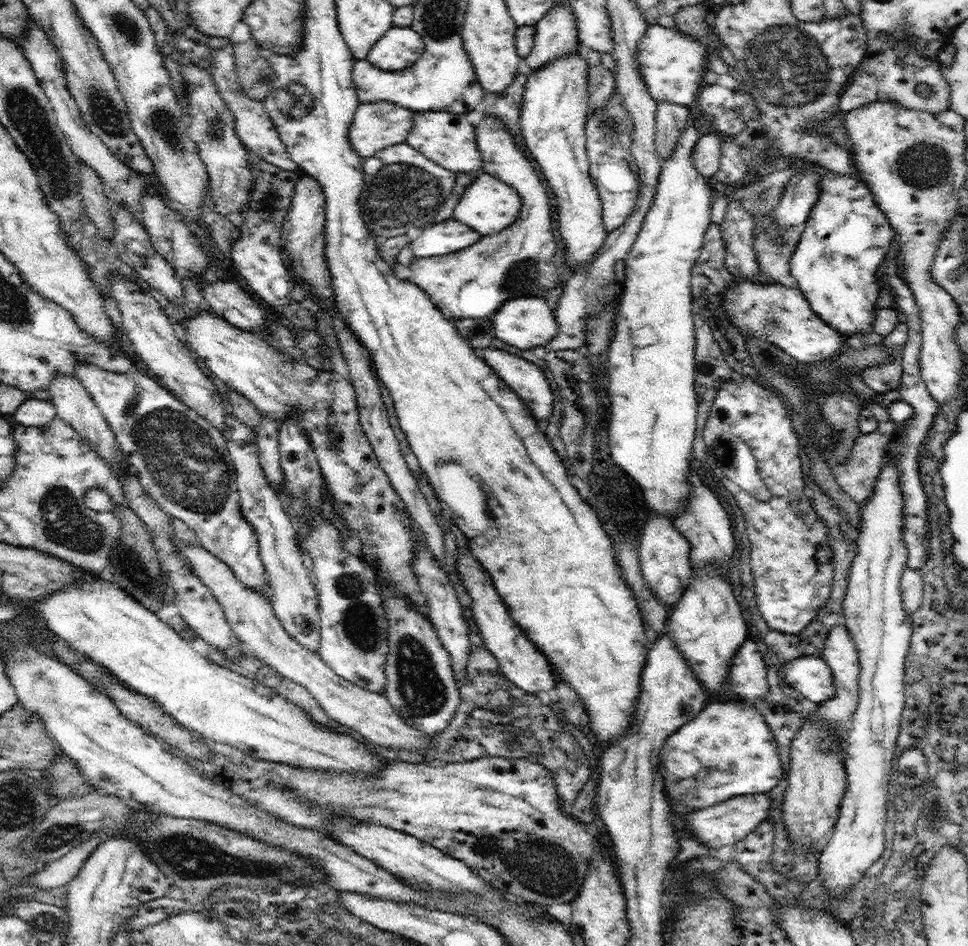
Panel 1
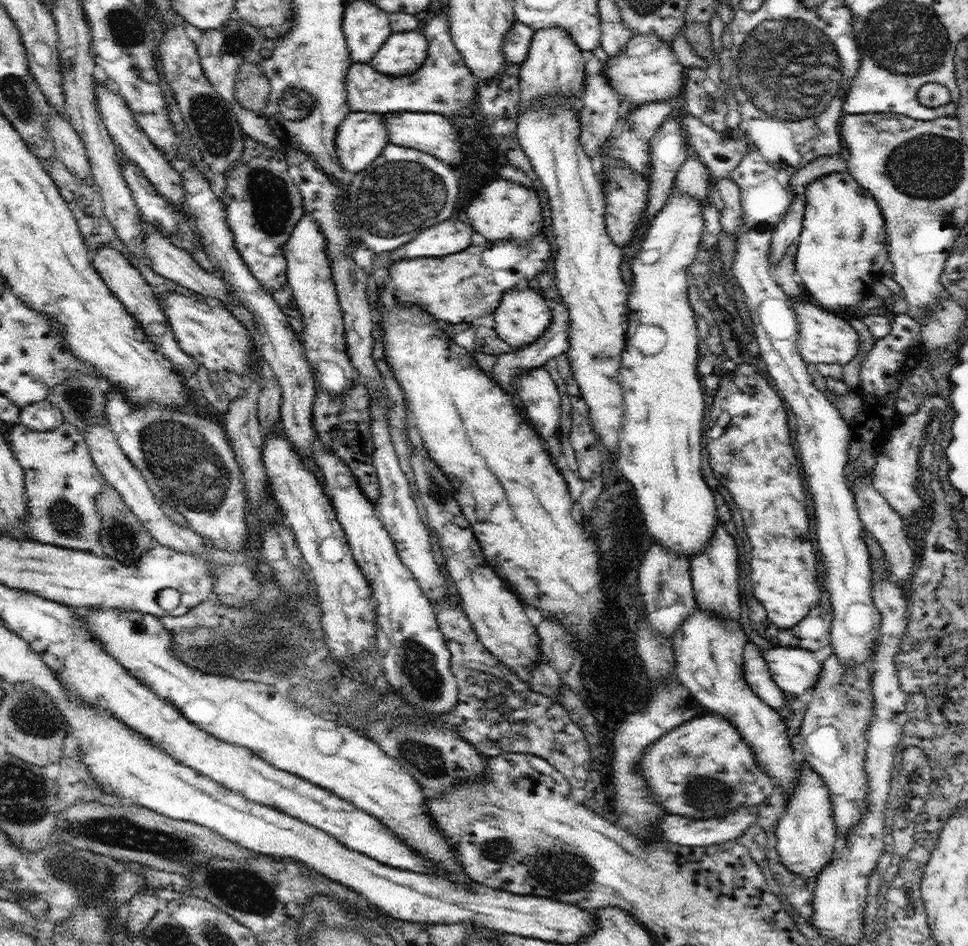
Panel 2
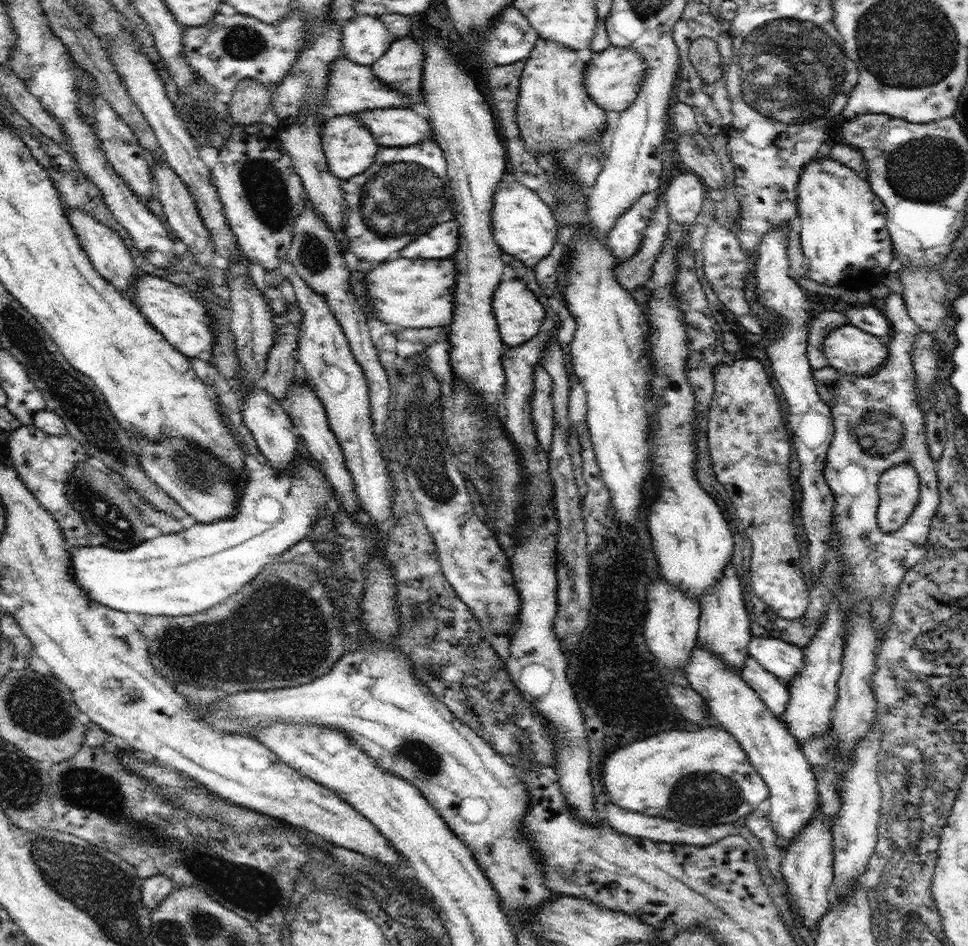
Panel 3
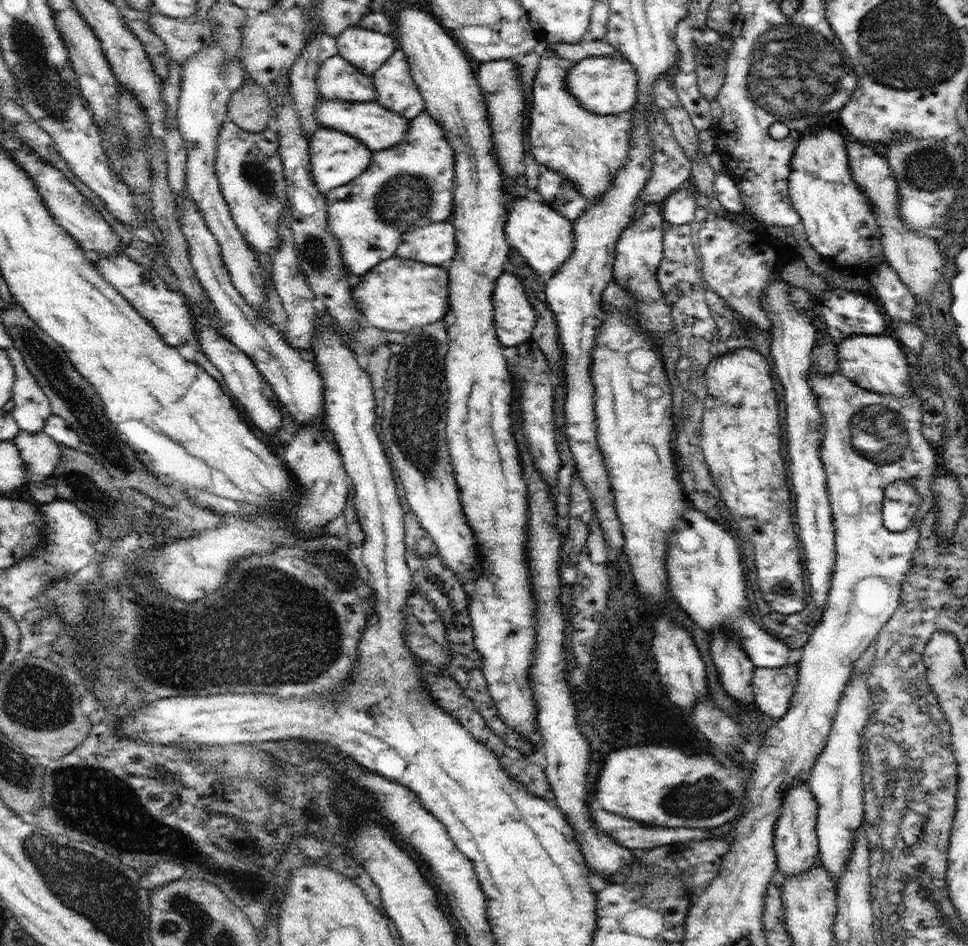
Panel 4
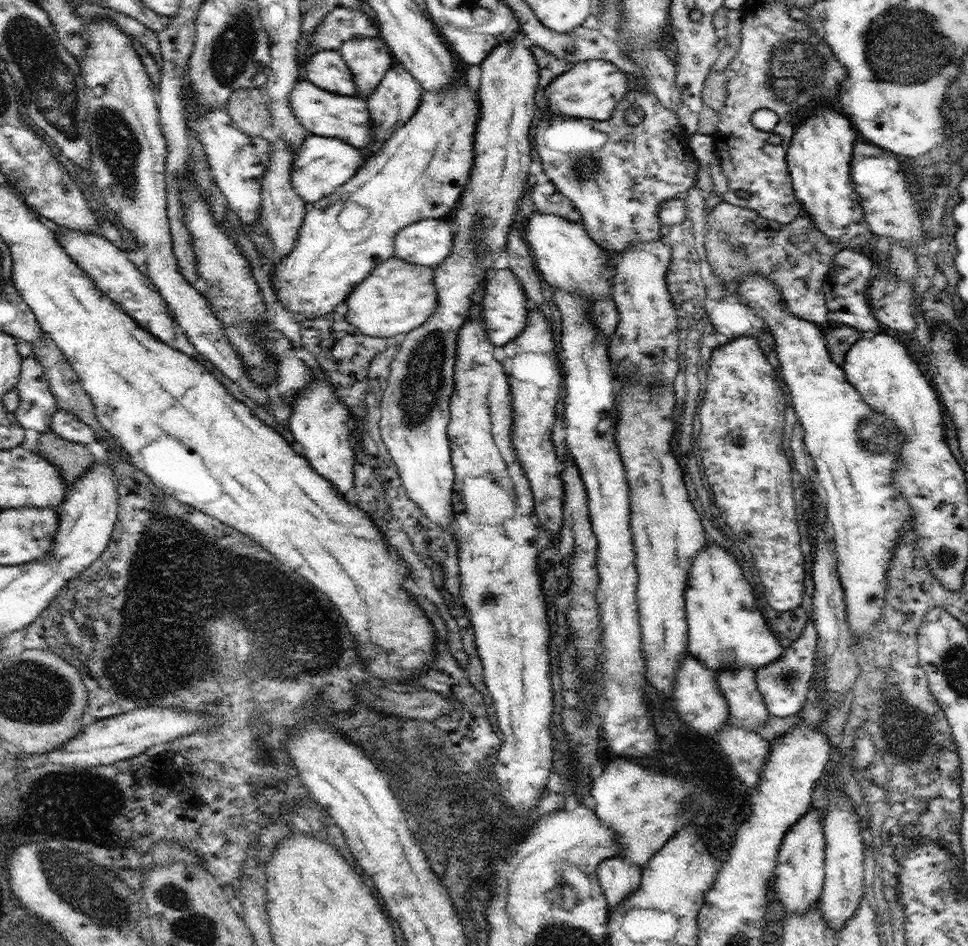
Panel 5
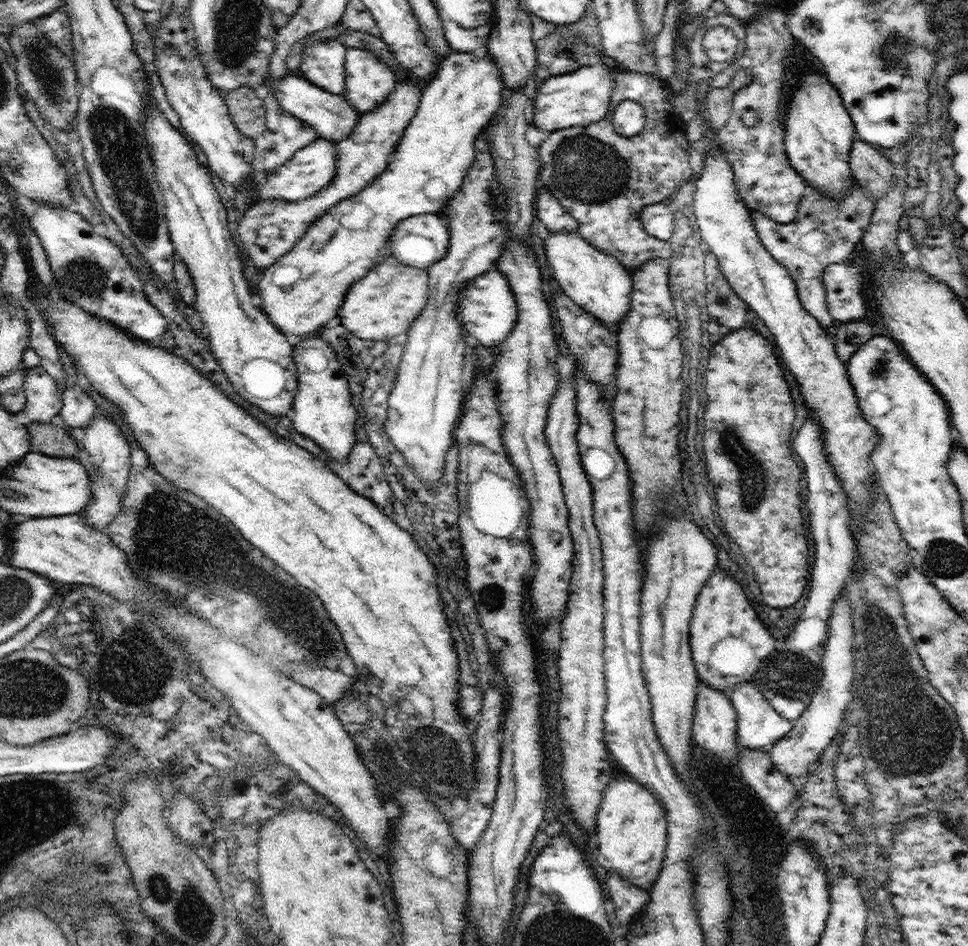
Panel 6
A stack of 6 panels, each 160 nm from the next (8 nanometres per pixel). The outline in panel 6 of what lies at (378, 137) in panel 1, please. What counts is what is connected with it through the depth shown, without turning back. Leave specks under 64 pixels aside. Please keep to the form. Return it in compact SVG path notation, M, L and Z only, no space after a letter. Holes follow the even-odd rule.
M317 138L308 146L297 150L290 160L280 165L271 173L264 173L264 182L262 182L261 192L257 199L263 200L285 200L288 202L299 201L310 198L324 190L335 175L337 161L337 150L333 146L333 141Z

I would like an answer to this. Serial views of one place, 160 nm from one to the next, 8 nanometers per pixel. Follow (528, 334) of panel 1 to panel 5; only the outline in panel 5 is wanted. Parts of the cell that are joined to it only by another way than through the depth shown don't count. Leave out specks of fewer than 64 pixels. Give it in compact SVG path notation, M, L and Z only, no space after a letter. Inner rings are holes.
M509 269L492 271L486 279L482 294L482 315L484 315L484 329L488 333L488 339L494 347L500 351L506 344L520 336L528 322L527 296L523 286L516 275Z

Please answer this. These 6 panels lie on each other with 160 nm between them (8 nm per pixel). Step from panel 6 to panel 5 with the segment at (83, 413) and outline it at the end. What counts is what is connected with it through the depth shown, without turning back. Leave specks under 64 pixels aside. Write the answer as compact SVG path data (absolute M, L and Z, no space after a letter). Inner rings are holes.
M58 409L54 413L51 430L68 442L76 442L76 444L84 444L84 446L96 440L91 426L74 416L73 412L64 409Z

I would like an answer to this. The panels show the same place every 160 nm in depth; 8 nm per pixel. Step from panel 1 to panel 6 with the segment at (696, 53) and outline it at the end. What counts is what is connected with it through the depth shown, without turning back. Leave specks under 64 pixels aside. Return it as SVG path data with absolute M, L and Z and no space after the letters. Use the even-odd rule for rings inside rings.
M596 62L576 68L574 72L549 76L531 101L531 122L544 132L571 130L602 120L610 109L611 94L615 89L611 67Z

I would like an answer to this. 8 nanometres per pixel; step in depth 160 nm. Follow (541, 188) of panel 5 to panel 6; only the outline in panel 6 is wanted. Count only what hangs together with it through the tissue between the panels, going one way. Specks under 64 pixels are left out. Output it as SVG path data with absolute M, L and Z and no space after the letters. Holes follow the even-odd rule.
M542 184L546 192L537 194L535 200L535 216L537 216L549 232L572 230L577 232L578 221L560 204L560 201Z

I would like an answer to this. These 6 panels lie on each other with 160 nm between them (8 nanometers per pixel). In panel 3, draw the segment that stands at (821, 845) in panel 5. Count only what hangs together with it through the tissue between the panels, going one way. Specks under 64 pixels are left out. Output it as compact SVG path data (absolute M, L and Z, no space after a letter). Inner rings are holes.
M697 640L691 659L684 672L689 685L704 698L711 716L727 730L744 749L748 760L769 789L770 812L768 817L777 836L780 849L786 851L790 844L810 823L819 808L815 773L804 756L802 746L790 734L787 724L776 716L752 690L740 672L730 670L725 662L702 646Z

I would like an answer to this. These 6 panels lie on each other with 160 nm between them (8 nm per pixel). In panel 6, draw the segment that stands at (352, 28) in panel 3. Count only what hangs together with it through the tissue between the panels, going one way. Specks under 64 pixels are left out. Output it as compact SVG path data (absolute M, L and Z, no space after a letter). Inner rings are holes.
M346 47L345 87L341 94L357 114L364 115L380 107L398 82L398 73L371 51Z

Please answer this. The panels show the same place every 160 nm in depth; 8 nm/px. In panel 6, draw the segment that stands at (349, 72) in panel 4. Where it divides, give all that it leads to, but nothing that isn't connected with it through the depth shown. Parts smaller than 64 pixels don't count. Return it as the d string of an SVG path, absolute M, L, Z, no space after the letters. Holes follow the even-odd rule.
M316 39L303 50L303 78L331 93L341 95L345 87L346 47L340 41Z

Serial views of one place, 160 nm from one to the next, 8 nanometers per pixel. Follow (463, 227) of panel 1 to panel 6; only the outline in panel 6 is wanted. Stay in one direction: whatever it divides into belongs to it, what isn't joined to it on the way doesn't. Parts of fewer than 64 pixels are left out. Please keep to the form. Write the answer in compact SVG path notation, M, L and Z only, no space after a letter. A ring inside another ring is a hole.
M437 213L401 220L389 238L391 254L402 264L428 269L448 252L450 231Z

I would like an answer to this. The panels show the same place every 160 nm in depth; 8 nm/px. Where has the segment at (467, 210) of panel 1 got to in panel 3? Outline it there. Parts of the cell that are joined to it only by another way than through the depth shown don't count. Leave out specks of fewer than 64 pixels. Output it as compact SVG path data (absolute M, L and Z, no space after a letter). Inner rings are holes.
M518 183L512 189L496 189L491 217L492 234L496 244L503 252L511 254L525 264L546 258L554 248L560 224L548 204L523 184Z

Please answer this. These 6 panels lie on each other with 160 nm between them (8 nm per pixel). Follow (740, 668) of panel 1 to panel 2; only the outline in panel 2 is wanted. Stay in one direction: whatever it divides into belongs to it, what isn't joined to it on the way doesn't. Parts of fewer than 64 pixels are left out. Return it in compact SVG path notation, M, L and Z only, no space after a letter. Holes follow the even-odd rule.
M748 641L743 650L745 682L773 709L783 708L786 704L785 693L772 680L768 665L761 655L761 650Z

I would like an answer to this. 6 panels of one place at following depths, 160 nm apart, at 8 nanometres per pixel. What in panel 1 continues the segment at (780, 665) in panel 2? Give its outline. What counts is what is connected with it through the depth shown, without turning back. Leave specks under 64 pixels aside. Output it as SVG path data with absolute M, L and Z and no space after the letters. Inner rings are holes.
M801 656L786 661L783 671L786 682L808 700L818 704L833 697L833 674L821 656Z

